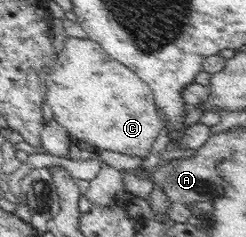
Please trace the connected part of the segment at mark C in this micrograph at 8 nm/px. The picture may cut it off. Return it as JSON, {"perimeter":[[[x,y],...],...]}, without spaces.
{"perimeter":[[[67,36],[58,57],[54,57],[50,75],[46,77],[46,85],[46,107],[50,107],[54,120],[68,131],[73,141],[88,143],[106,151],[144,158],[160,135],[162,123],[153,101],[152,88],[90,38]]]}

